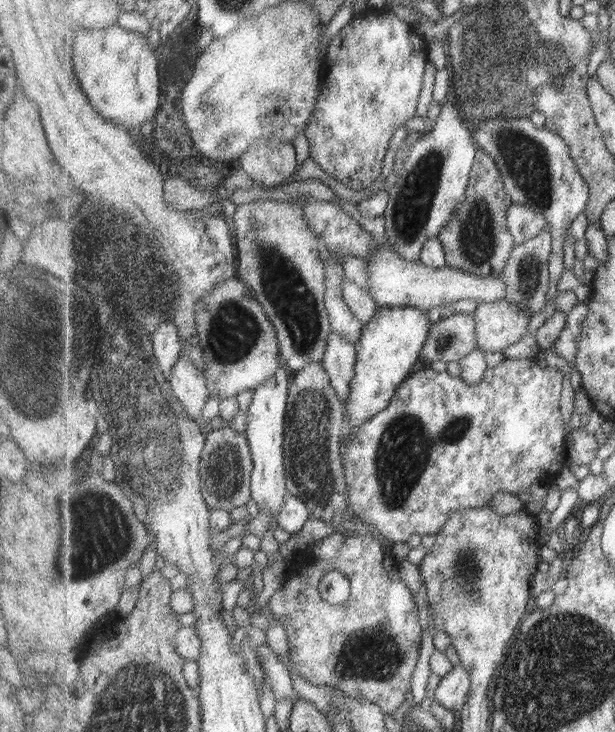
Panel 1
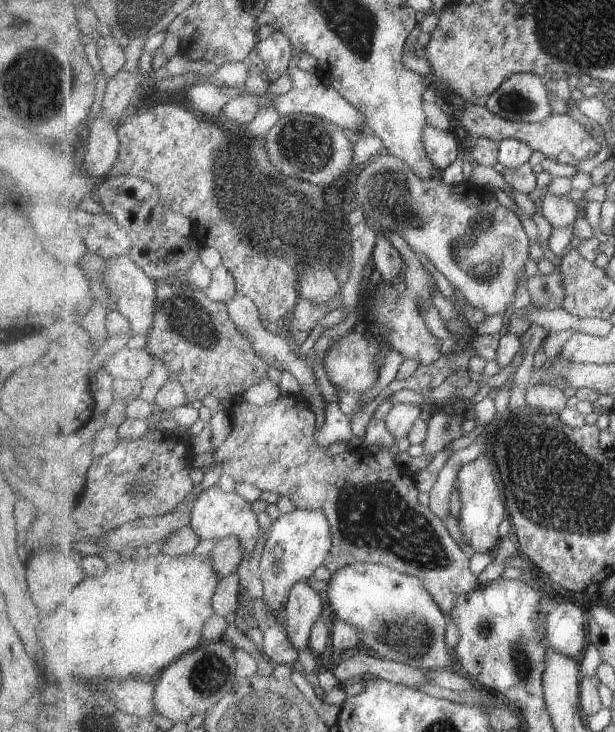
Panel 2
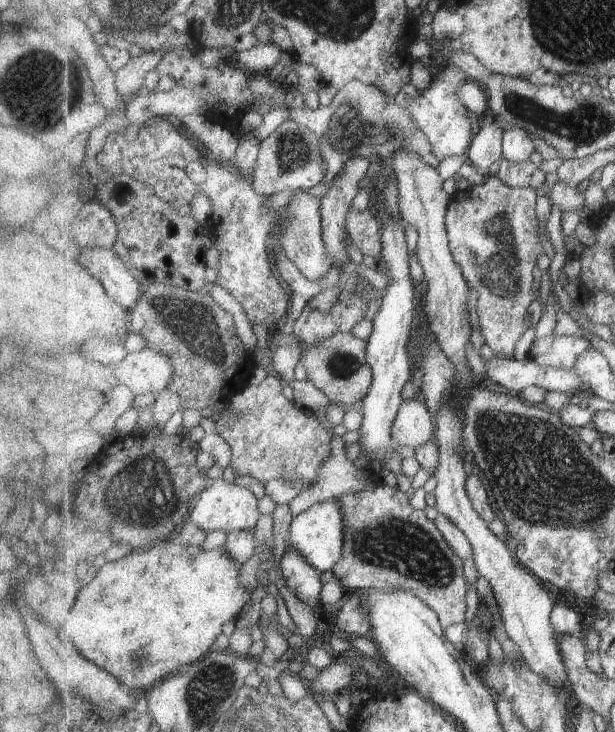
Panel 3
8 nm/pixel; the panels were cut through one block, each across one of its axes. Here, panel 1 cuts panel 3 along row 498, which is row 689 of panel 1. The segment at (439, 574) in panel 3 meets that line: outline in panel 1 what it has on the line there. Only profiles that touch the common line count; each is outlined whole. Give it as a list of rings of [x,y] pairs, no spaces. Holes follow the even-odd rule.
[[[351,531],[345,533],[344,547],[332,559],[314,560],[302,559],[303,575],[285,579],[283,585],[275,591],[268,601],[271,615],[280,620],[287,618],[288,633],[287,652],[292,664],[287,666],[292,676],[309,680],[315,686],[339,688],[339,690],[363,699],[377,703],[383,709],[385,716],[393,715],[409,702],[409,687],[419,662],[421,652],[421,634],[424,629],[419,622],[419,610],[415,604],[415,596],[409,585],[401,578],[399,557],[386,552],[384,546],[377,544],[371,535],[359,535]],[[341,571],[352,582],[351,598],[346,604],[331,604],[323,600],[319,585],[321,579],[328,573]]]

